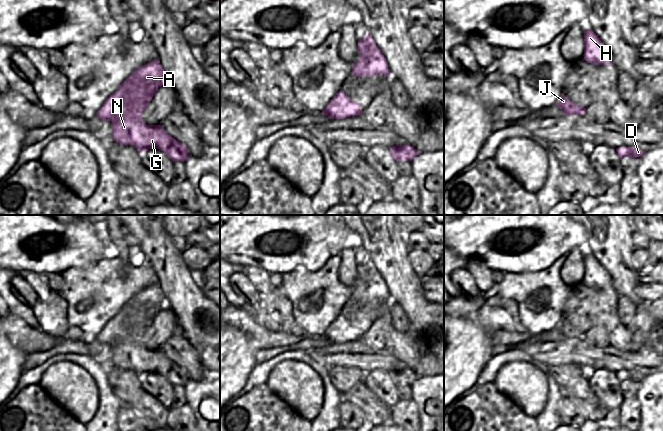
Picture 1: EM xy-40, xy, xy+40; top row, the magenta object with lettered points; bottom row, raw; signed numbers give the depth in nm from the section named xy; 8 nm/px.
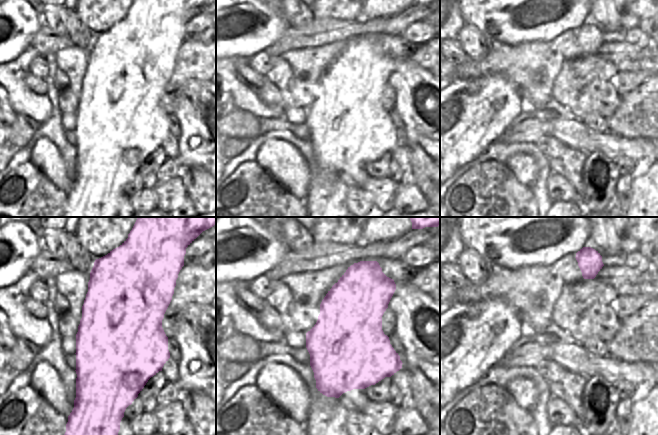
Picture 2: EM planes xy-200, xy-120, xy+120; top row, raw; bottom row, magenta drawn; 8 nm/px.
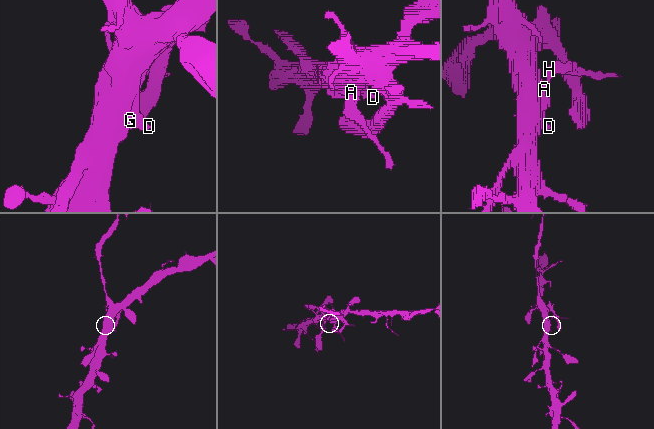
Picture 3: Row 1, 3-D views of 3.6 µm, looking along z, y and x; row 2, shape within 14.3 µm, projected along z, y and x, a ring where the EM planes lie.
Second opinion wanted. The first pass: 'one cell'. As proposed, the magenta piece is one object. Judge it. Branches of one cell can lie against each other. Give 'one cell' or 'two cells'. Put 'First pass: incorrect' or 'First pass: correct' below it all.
one cell
First pass: correct

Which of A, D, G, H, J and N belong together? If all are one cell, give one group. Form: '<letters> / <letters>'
A D G H J N

